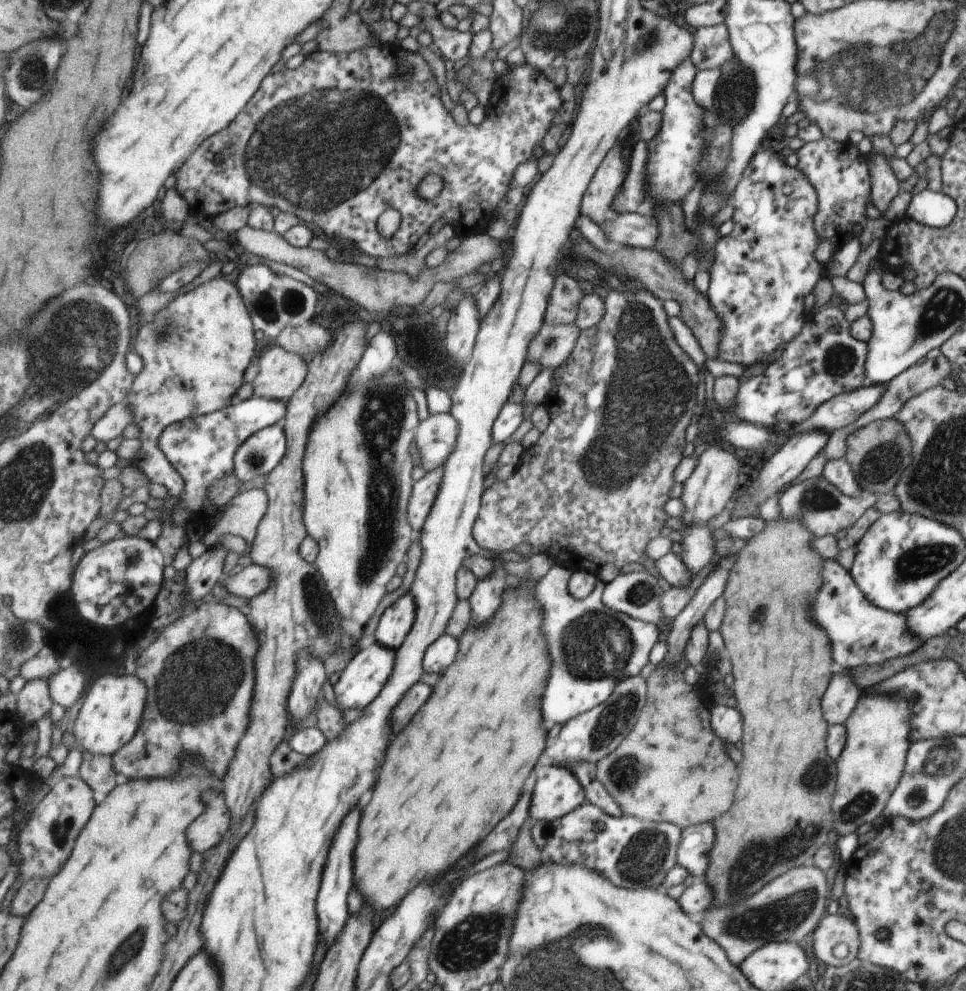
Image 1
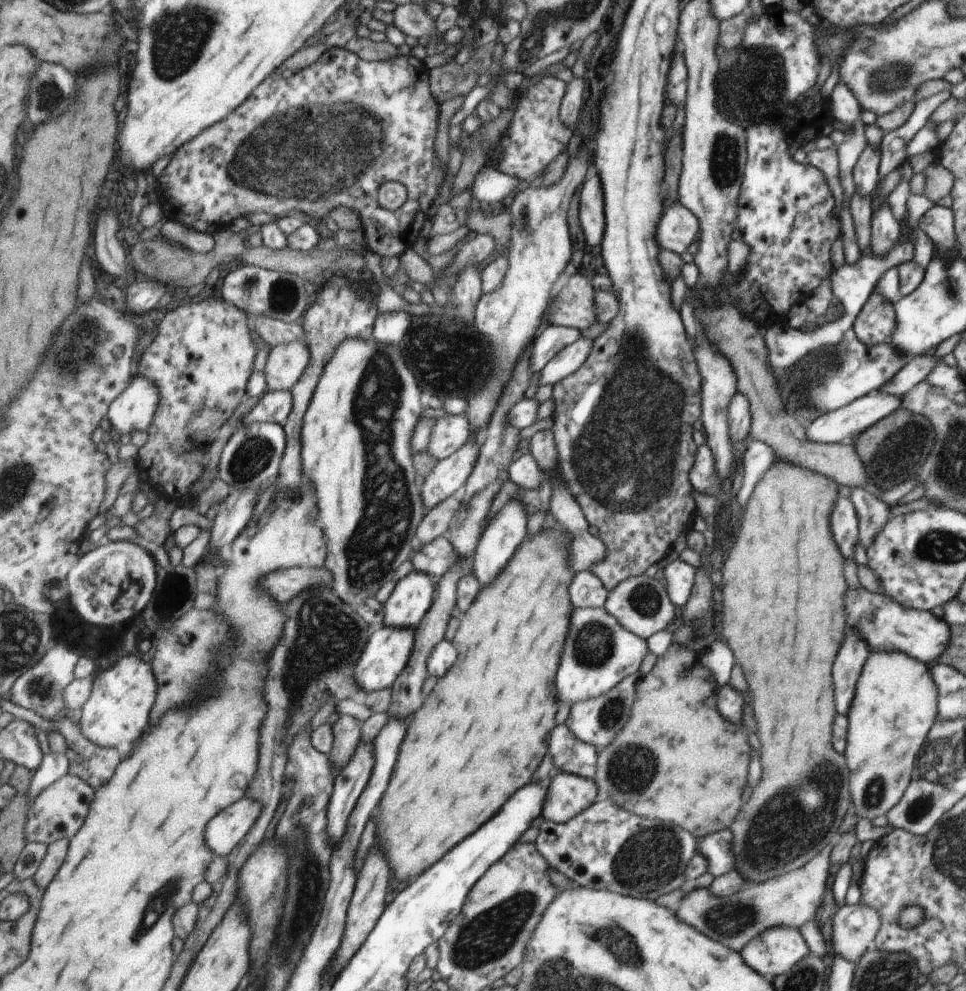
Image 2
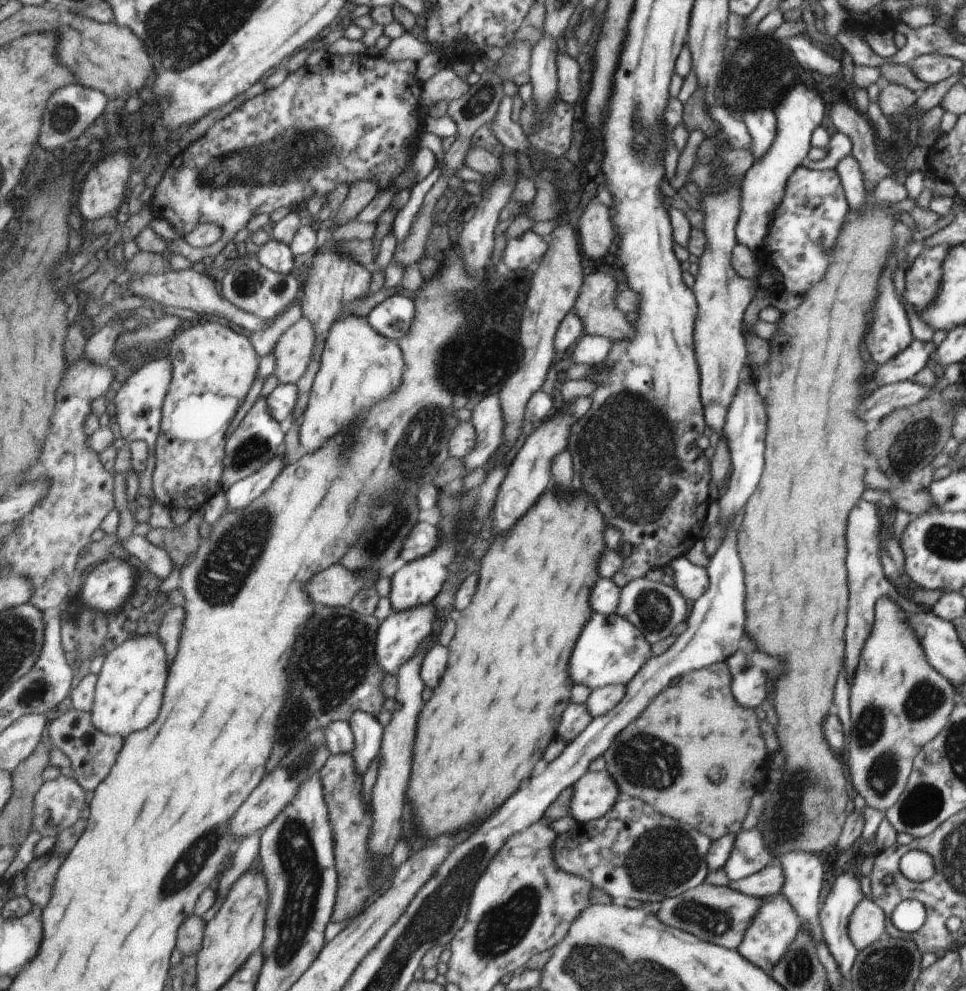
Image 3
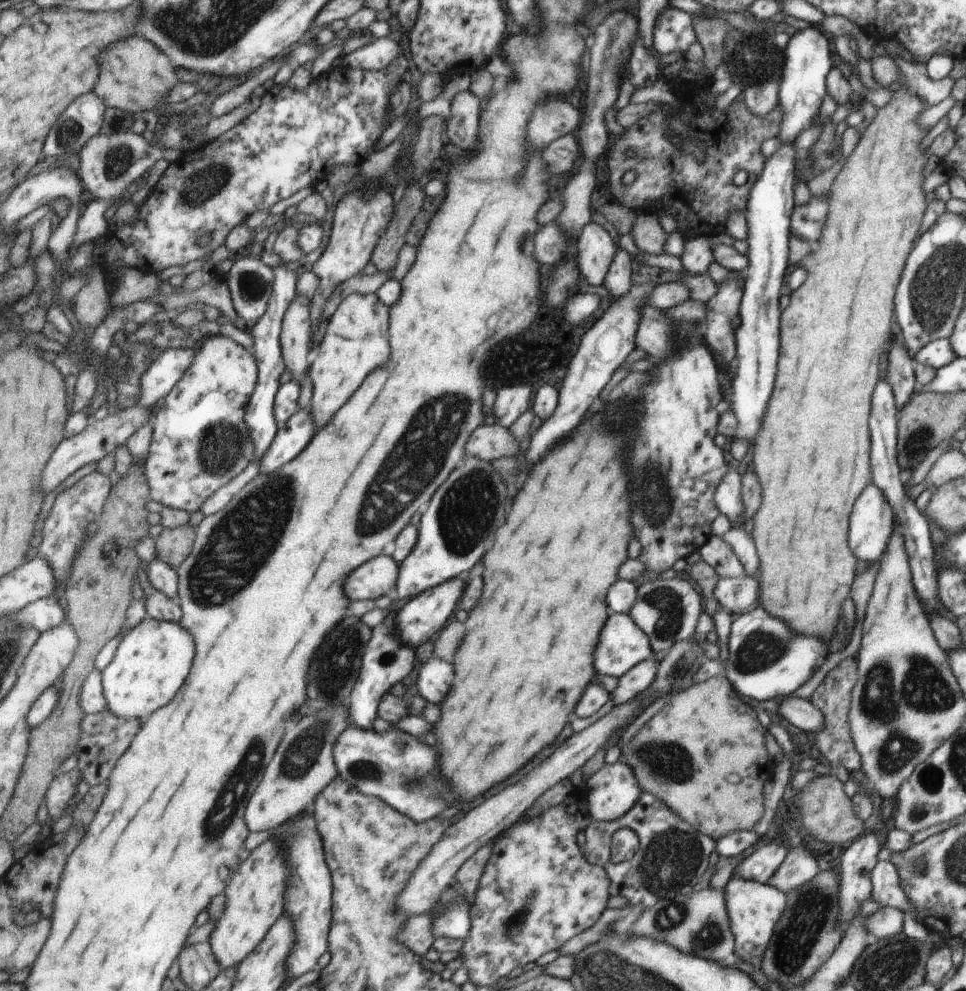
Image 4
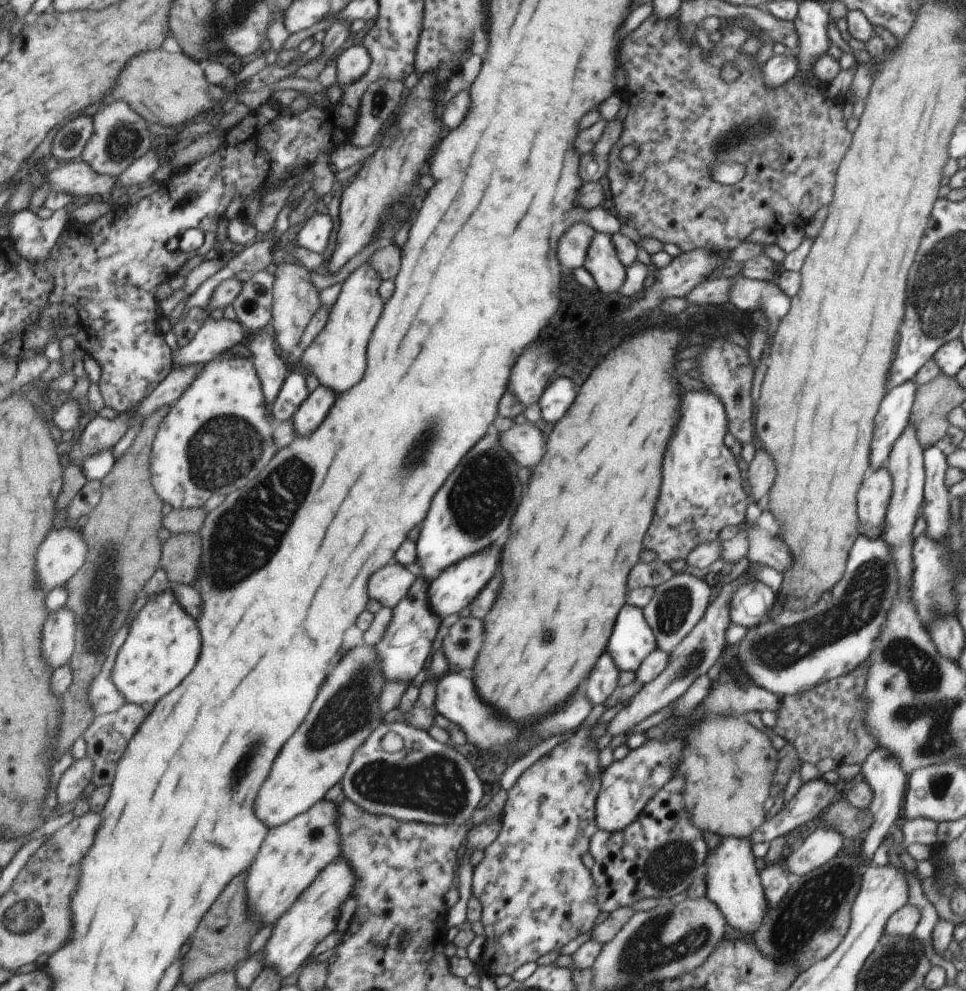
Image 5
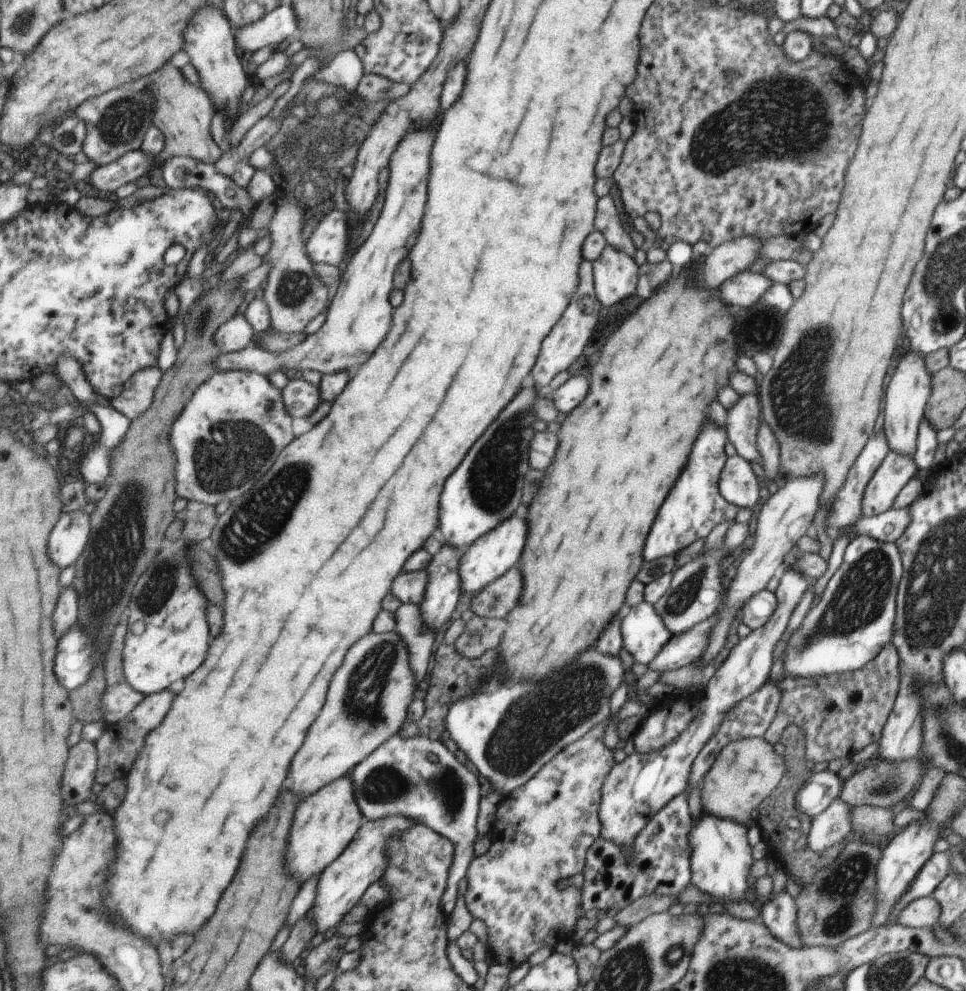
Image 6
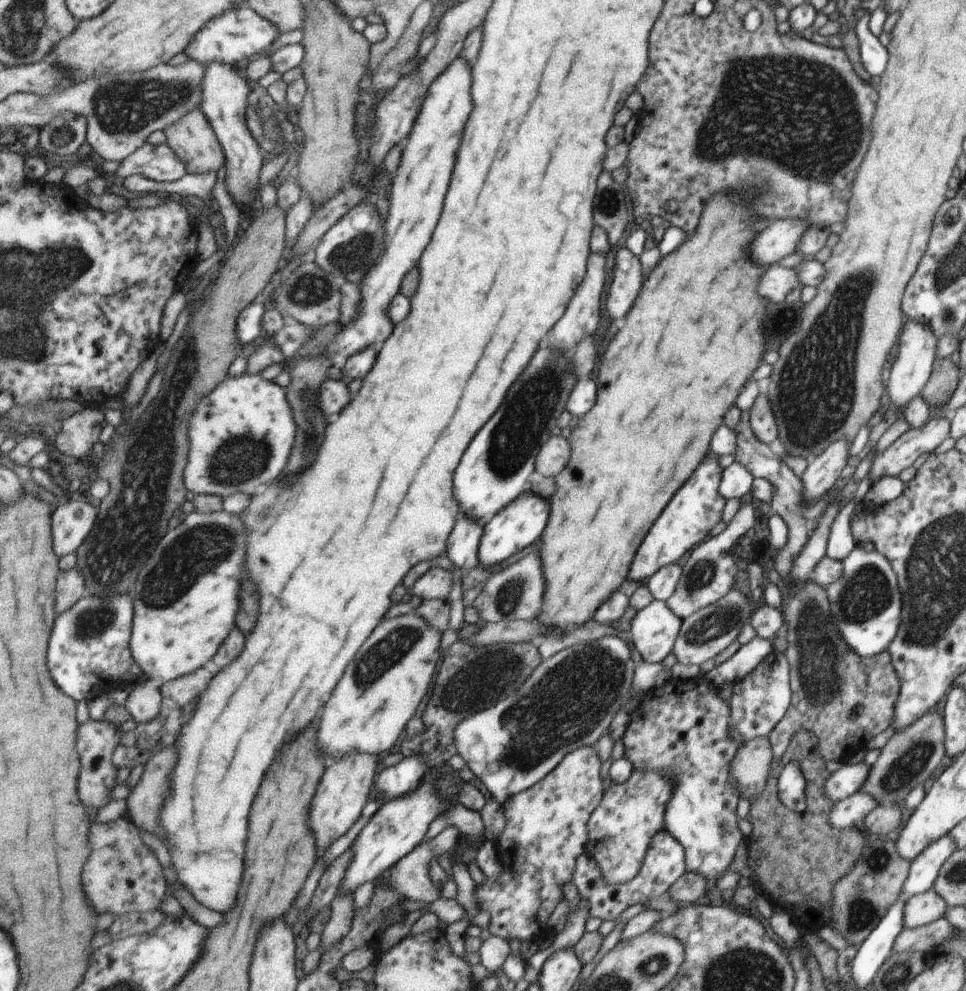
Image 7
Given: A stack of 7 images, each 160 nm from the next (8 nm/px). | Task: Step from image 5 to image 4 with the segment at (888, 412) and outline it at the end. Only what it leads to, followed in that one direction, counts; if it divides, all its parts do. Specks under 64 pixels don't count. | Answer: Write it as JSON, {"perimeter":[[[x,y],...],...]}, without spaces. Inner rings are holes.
{"perimeter":[[[900,342],[893,344],[889,350],[889,368],[886,372],[886,381],[890,384],[892,395],[895,397],[897,412],[916,391],[913,372],[913,360],[907,355]]]}

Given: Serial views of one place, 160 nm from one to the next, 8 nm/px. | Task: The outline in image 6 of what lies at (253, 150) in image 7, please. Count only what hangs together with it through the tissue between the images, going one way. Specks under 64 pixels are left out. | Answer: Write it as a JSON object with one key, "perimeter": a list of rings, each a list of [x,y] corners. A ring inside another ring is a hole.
{"perimeter":[[[215,8],[201,12],[193,22],[193,28],[189,28],[189,32],[185,34],[185,40],[189,40],[189,44],[185,44],[185,50],[189,52],[192,66],[198,72],[199,85],[213,101],[216,112],[224,112],[226,115],[224,120],[232,119],[232,122],[245,108],[241,96],[247,88],[247,82],[251,82],[248,78],[249,72],[243,68],[237,56],[238,44],[234,33],[233,24],[229,24],[229,20]]]}

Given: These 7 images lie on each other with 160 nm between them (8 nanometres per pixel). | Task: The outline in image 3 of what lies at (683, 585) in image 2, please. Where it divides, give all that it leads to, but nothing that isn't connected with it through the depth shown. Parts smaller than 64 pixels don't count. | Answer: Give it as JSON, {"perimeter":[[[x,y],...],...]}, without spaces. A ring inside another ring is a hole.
{"perimeter":[[[679,556],[669,562],[672,570],[672,579],[677,592],[685,596],[687,600],[695,601],[709,586],[706,570],[699,566],[693,566],[687,558]]]}

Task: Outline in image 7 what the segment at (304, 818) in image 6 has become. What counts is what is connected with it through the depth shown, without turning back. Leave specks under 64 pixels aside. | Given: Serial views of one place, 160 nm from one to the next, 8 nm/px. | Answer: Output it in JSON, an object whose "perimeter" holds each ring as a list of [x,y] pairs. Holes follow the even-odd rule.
{"perimeter":[[[375,753],[345,755],[328,765],[310,807],[310,826],[316,834],[318,847],[329,849],[334,840],[341,838],[357,822],[357,816],[363,814],[375,766]]]}

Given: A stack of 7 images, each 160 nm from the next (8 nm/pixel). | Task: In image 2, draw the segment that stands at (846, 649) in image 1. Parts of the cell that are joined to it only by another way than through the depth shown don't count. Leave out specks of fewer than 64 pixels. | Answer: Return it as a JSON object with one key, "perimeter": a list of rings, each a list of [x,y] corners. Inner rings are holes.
{"perimeter":[[[859,586],[855,592],[849,590],[849,626],[855,634],[865,640],[870,652],[903,652],[925,665],[937,660],[948,644],[949,629],[935,611],[921,611],[905,608],[891,598],[867,592]]]}

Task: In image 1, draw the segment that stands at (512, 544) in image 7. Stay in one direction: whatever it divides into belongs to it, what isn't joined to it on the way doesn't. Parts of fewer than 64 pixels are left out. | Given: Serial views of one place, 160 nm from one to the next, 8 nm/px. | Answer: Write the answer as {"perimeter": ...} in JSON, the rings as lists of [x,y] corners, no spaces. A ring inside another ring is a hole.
{"perimeter":[[[375,641],[371,646],[359,650],[350,660],[339,680],[334,684],[334,698],[337,708],[344,713],[349,708],[366,708],[378,695],[381,688],[384,688],[385,682],[392,675],[393,664],[395,663],[395,651],[389,648],[379,646]]]}

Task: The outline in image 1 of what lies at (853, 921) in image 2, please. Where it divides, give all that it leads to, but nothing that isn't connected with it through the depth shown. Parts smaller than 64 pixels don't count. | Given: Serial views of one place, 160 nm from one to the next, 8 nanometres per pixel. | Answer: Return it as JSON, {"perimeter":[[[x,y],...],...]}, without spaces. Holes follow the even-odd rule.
{"perimeter":[[[832,912],[825,916],[813,932],[813,953],[823,964],[845,966],[857,957],[859,934],[854,922],[842,914]]]}

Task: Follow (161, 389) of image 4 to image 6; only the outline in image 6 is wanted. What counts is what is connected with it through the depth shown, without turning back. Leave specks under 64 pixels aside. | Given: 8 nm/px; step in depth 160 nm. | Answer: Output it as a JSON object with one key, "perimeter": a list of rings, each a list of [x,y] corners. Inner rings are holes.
{"perimeter":[[[244,313],[228,320],[216,334],[216,344],[224,353],[234,353],[247,348],[255,336],[253,325]]]}

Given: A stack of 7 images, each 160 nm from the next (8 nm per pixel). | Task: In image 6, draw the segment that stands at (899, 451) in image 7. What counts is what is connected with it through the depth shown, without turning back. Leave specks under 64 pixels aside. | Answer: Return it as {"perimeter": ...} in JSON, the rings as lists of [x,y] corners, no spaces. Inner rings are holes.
{"perimeter":[[[889,449],[862,492],[860,514],[870,517],[892,508],[894,498],[916,472],[915,457]]]}

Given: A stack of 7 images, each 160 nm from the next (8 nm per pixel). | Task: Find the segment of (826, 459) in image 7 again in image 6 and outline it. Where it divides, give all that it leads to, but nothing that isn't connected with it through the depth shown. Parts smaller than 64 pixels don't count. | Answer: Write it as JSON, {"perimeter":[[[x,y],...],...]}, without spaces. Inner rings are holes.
{"perimeter":[[[813,473],[809,476],[791,477],[783,487],[777,488],[764,503],[755,522],[755,535],[753,545],[748,548],[749,553],[737,566],[736,576],[729,584],[727,600],[721,605],[720,618],[716,626],[711,629],[708,647],[702,656],[693,663],[706,663],[715,660],[715,656],[725,642],[729,624],[735,617],[737,609],[756,592],[766,588],[766,582],[781,569],[783,556],[789,552],[791,546],[809,530],[815,512],[817,512],[820,494],[824,486],[824,476]]]}

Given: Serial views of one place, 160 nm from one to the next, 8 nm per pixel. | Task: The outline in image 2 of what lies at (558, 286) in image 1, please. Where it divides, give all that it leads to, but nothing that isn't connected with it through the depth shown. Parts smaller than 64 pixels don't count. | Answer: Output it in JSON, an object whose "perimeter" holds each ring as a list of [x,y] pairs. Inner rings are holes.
{"perimeter":[[[573,274],[561,290],[555,289],[547,309],[547,325],[575,328],[580,332],[595,324],[593,294],[589,279]]]}

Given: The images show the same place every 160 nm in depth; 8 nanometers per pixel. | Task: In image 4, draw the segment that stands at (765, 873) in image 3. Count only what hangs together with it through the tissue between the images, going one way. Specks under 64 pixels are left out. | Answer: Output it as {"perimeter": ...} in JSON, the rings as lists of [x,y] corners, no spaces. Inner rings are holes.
{"perimeter":[[[797,846],[797,848],[787,850],[779,869],[764,884],[785,894],[807,883],[807,880],[813,879],[817,875],[817,870],[819,868],[813,854],[805,846]]]}

